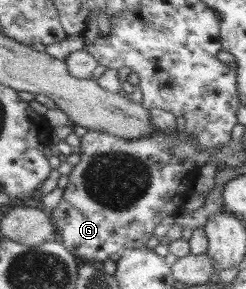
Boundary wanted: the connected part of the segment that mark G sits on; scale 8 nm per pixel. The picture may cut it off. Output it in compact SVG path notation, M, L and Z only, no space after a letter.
M156 108L151 110L151 118L153 119L153 123L155 123L155 127L159 129L159 132L155 136L150 136L149 138L131 140L98 130L89 130L81 137L81 159L68 175L69 183L67 184L57 207L49 212L51 219L55 224L56 240L62 242L70 251L72 251L72 253L74 253L74 255L76 255L76 257L78 257L78 259L80 259L80 261L98 265L103 261L108 261L108 259L117 262L119 259L123 258L123 255L127 250L144 248L146 243L150 241L150 237L154 235L156 225L162 223L164 217L168 217L168 215L175 217L180 212L180 206L192 193L193 184L198 177L200 167L195 161L187 163L186 159L176 157L176 155L172 155L172 151L170 151L170 145L168 145L169 135L171 135L173 131L177 131L176 127L178 127L178 123L176 123L178 119L176 119L176 116L177 115L174 115L171 111L166 111L165 109Z

